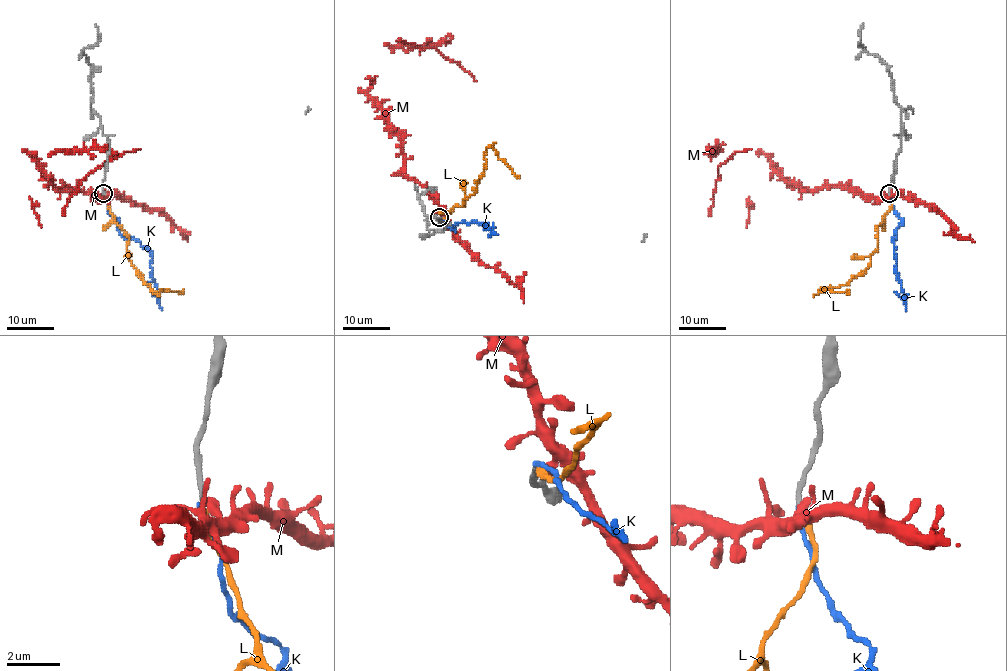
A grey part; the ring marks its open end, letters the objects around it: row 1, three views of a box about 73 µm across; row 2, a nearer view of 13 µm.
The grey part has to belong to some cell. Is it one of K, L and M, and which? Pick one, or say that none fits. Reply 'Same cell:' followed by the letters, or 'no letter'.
Same cell: L

